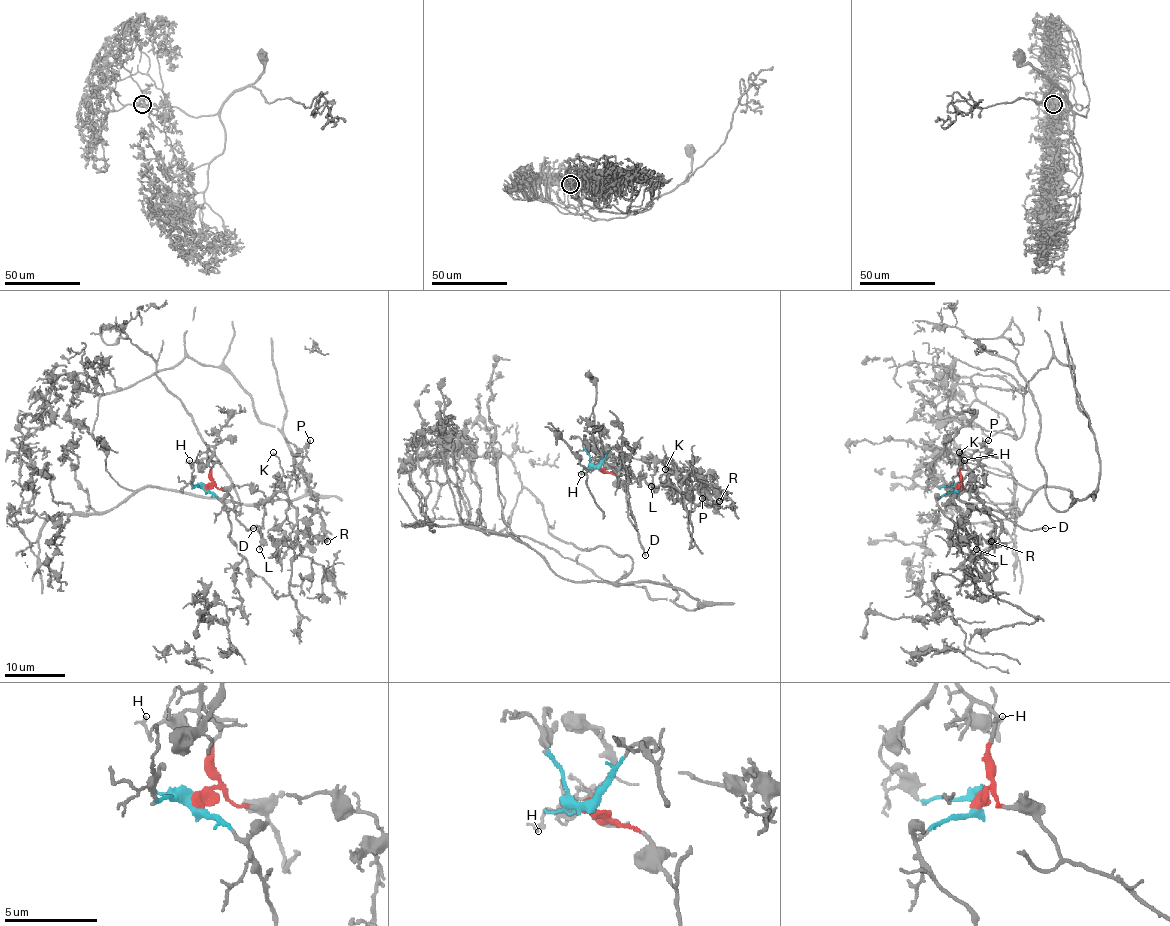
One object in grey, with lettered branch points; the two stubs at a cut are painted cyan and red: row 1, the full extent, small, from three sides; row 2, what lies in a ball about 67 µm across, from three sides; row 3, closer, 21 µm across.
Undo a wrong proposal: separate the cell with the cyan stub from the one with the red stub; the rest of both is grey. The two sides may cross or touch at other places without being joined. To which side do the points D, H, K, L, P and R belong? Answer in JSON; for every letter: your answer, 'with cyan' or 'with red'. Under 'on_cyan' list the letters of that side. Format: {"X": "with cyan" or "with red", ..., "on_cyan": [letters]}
{"D": "with red", "H": "with red", "K": "with cyan", "L": "with cyan", "P": "with cyan", "R": "with cyan", "on_cyan": ["K", "L", "P", "R"]}

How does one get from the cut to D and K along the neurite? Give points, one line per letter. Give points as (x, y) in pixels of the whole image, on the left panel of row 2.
D: (204, 488), (216, 485), (224, 488), (234, 505), (236, 517), (246, 530), (254, 529)
K: (204, 488), (221, 502), (249, 571), (285, 596), (297, 511), (281, 490), (282, 469), (273, 452)

